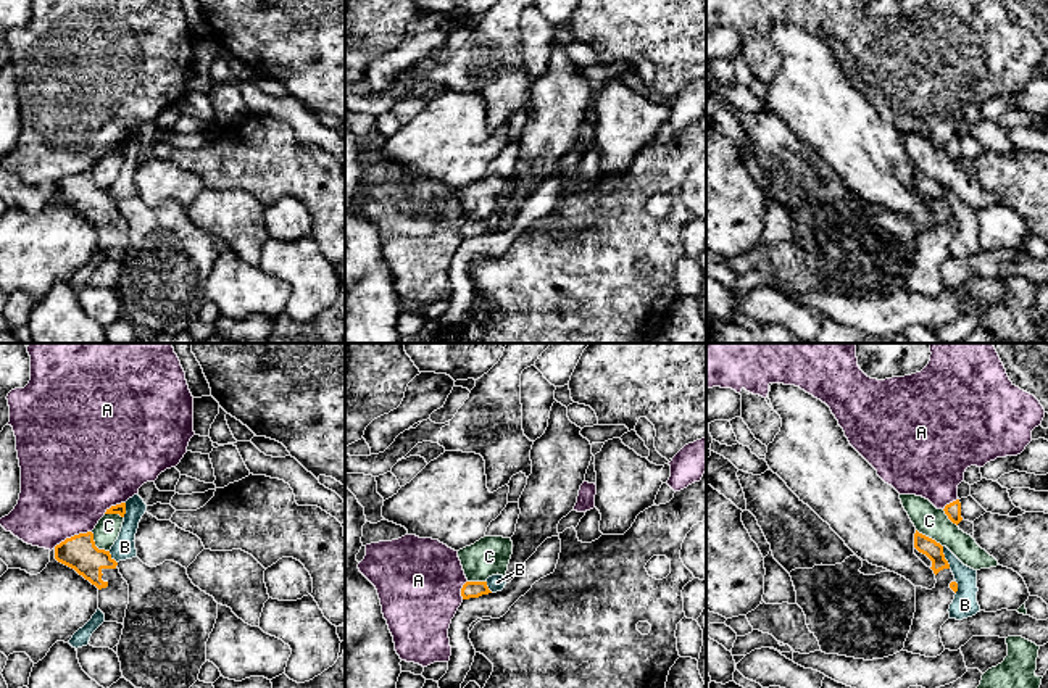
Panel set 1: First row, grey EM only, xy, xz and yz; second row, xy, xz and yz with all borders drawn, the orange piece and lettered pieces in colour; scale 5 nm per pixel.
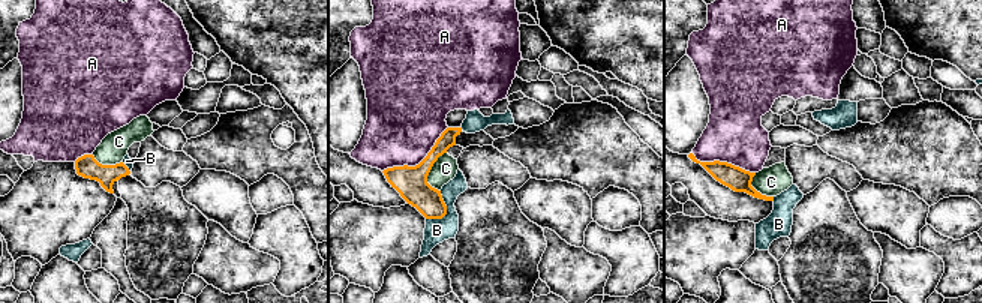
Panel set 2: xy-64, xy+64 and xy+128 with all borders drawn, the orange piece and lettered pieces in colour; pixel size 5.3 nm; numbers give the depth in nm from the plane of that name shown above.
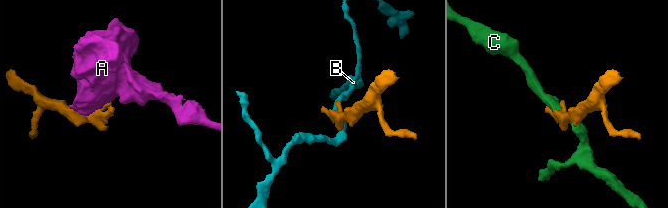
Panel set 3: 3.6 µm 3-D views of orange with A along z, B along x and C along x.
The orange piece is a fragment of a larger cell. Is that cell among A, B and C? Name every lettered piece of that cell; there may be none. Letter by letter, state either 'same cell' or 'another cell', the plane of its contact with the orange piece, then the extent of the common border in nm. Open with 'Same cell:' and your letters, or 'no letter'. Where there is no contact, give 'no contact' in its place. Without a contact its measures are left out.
Same cell: no letter
A: another cell; contact in xy; length 200 nm
B: another cell; contact in yz; length 120 nm
C: another cell; contact in xy; length 140 nm

